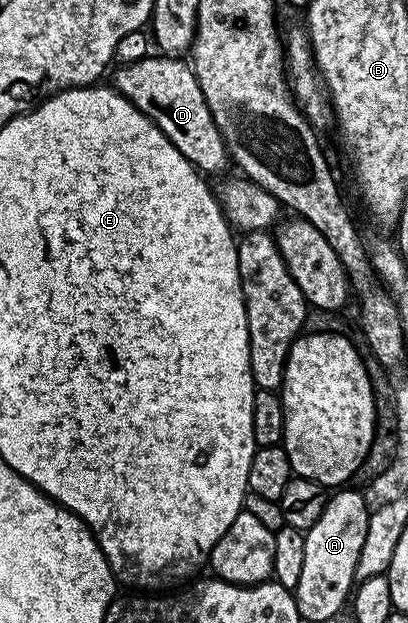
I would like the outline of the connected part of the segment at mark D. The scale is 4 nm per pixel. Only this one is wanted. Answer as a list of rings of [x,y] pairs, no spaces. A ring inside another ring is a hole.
[[[150,55],[130,65],[121,65],[111,80],[112,88],[153,120],[159,131],[163,131],[163,135],[167,135],[167,139],[171,139],[202,174],[221,173],[231,165],[229,148],[221,138],[192,68],[181,61],[184,60],[173,55]]]

